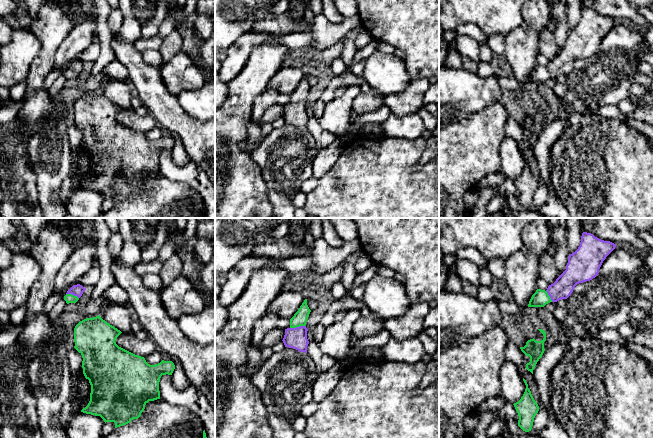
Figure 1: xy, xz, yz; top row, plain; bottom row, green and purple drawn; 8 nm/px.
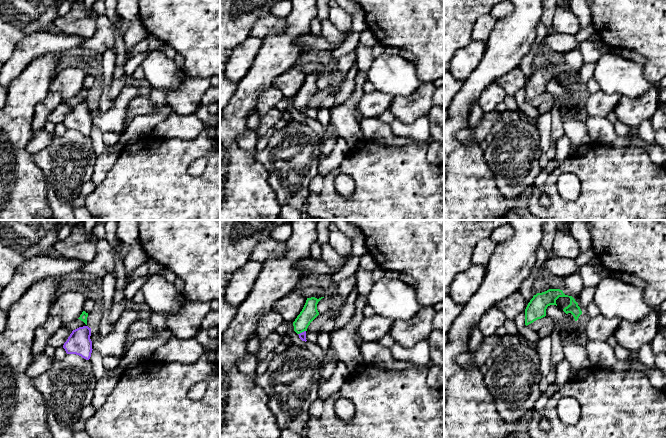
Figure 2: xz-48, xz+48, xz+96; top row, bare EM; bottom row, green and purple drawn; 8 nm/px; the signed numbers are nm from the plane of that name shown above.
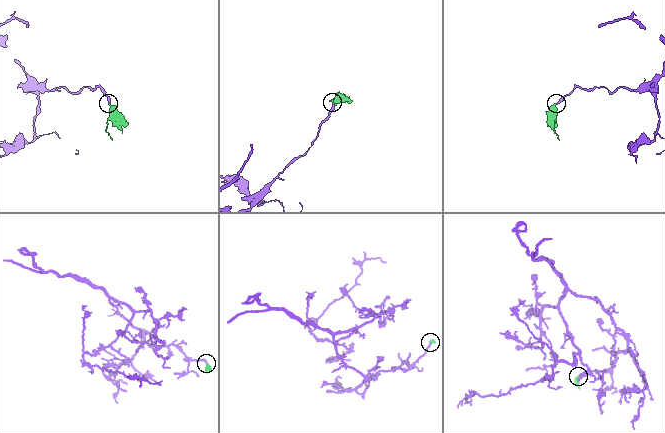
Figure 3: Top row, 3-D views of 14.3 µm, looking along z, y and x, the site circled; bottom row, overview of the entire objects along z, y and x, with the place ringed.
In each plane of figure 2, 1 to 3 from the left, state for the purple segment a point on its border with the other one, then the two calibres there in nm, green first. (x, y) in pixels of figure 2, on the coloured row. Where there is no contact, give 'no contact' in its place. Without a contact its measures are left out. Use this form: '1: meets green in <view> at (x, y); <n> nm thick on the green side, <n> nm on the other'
1: no contact
2: meets green in xz+48 at (301, 332); 130 nm thick on the green side, 60 nm on the other
3: no contact

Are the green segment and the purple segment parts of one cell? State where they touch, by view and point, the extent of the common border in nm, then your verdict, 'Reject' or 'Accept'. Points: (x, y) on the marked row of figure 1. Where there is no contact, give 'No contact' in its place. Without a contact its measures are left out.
Touches green at xz (297, 326). Shared border 130 nm. Accept

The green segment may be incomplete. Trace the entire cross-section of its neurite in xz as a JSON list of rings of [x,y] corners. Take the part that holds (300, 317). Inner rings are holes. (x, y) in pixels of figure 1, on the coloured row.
[[[305,299],[298,311],[290,319],[290,327],[285,329],[285,335],[282,340],[285,347],[307,353],[309,341],[307,339],[308,329],[306,328],[306,322],[310,312],[307,299]]]

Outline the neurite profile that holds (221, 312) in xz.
[[[215,295],[215,335],[224,327],[228,319],[228,307],[220,304],[218,296]]]

